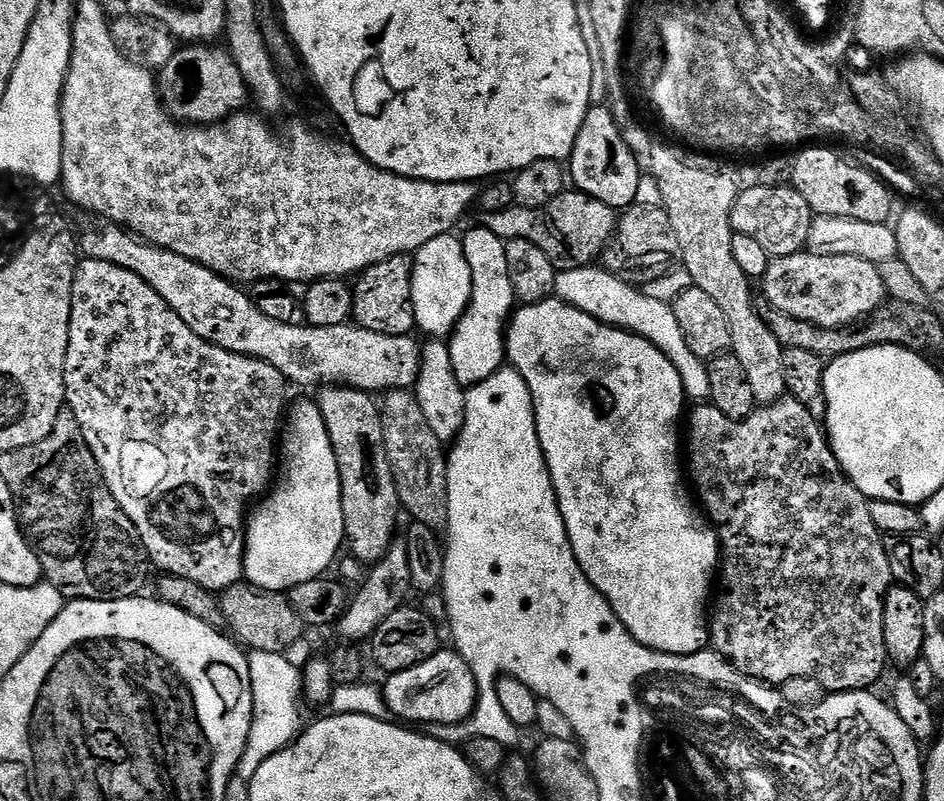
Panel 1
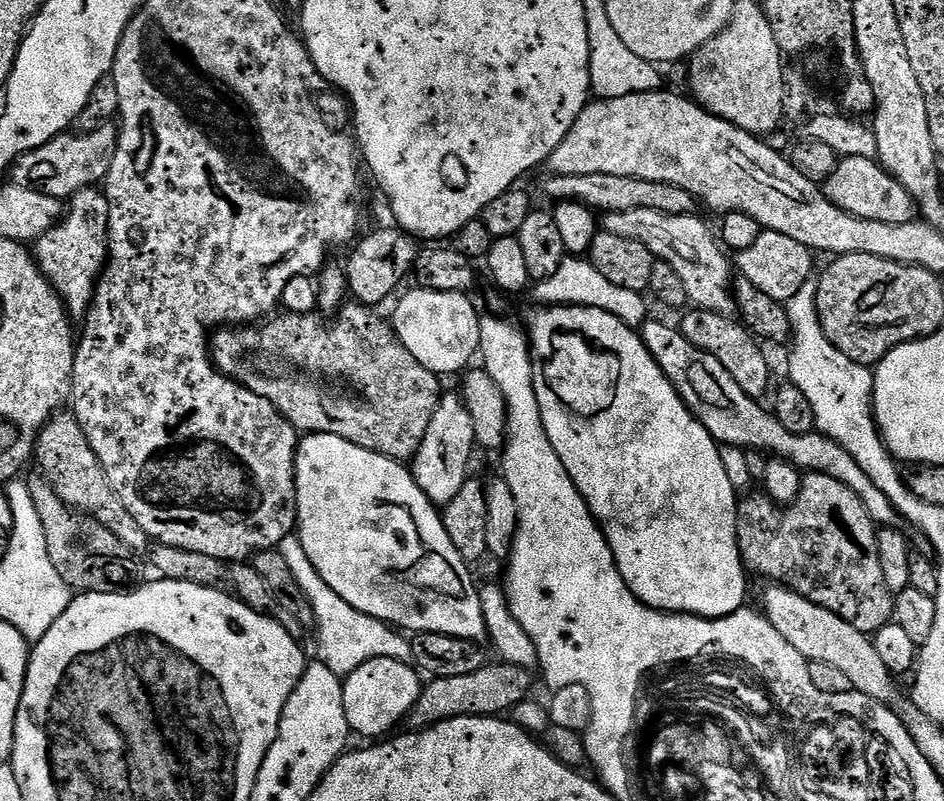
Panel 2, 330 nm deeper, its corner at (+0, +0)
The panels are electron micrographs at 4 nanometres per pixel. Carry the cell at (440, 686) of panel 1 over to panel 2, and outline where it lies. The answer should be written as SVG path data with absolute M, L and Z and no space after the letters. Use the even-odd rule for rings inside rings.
M374 658L370 662L358 666L358 670L354 670L349 676L343 677L342 683L344 685L344 709L346 710L346 722L349 729L355 735L357 732L360 736L380 738L388 734L383 734L383 732L390 731L395 724L399 725L409 710L420 701L422 676L411 663L394 658Z

